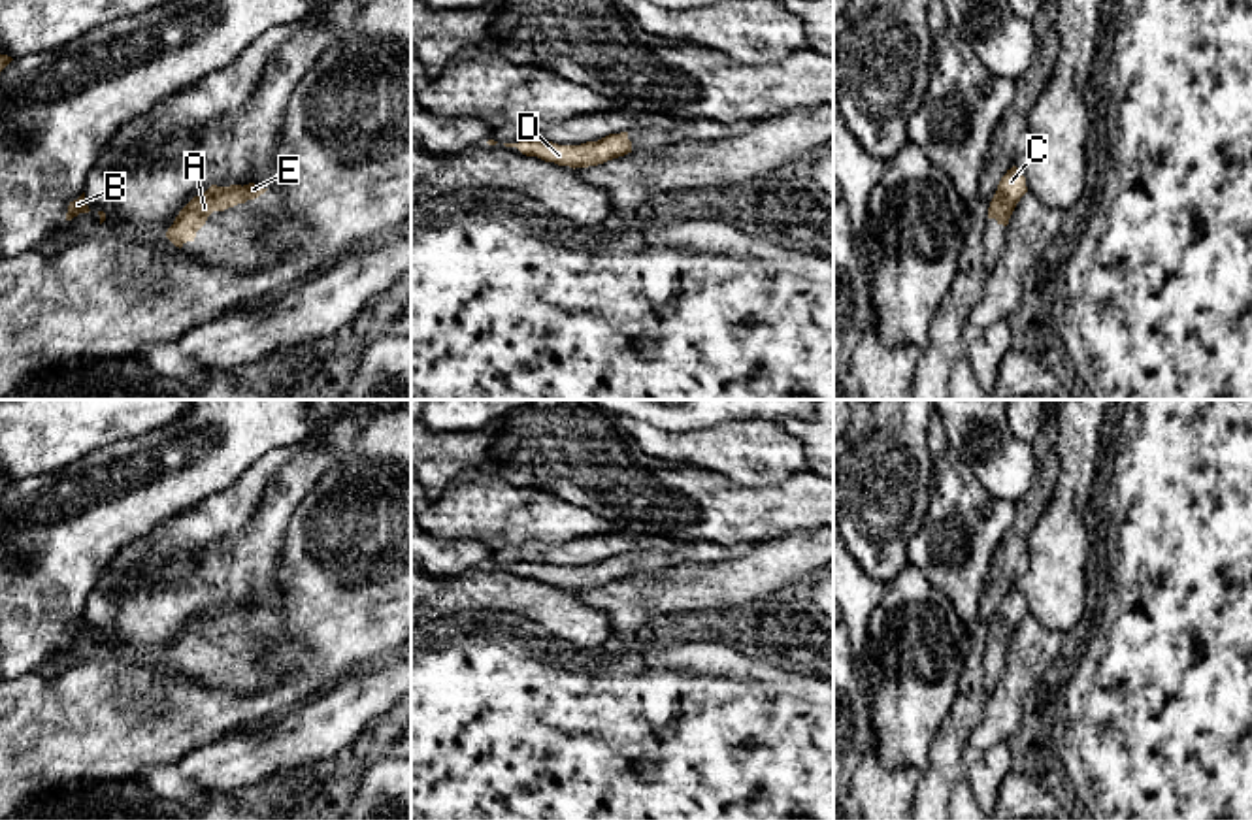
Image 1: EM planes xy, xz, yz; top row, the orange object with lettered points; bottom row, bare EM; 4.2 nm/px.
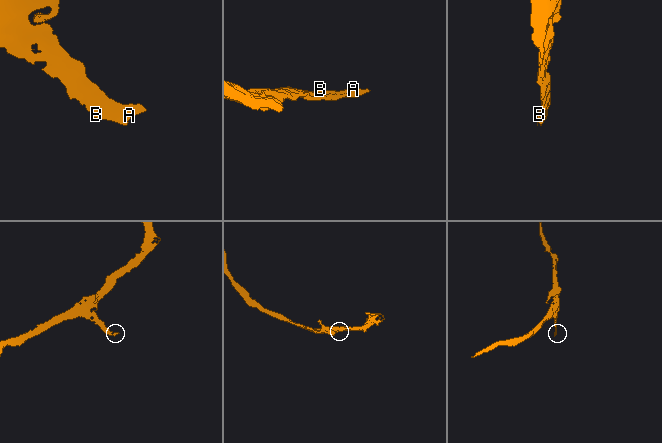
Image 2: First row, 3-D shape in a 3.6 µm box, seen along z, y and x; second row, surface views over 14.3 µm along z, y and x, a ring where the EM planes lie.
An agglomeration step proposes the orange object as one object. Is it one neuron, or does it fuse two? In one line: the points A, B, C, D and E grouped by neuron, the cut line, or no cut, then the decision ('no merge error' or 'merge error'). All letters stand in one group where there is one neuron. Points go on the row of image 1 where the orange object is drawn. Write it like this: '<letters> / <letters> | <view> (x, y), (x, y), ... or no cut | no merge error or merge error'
A B C D E | no cut | no merge error

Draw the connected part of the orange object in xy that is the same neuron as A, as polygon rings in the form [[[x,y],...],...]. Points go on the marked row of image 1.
[[[249,183],[249,185],[230,185],[217,187],[211,185],[206,192],[194,196],[175,217],[173,224],[168,228],[166,238],[175,245],[183,247],[187,241],[194,241],[196,232],[206,224],[213,211],[224,211],[247,200],[255,200],[268,189]]]

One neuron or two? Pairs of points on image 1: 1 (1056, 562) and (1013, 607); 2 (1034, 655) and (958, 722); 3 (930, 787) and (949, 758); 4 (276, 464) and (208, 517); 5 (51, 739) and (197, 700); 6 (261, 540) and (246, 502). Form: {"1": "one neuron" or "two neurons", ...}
{"1": "two neurons", "2": "two neurons", "3": "one neuron", "4": "one neuron", "5": "one neuron", "6": "two neurons"}

